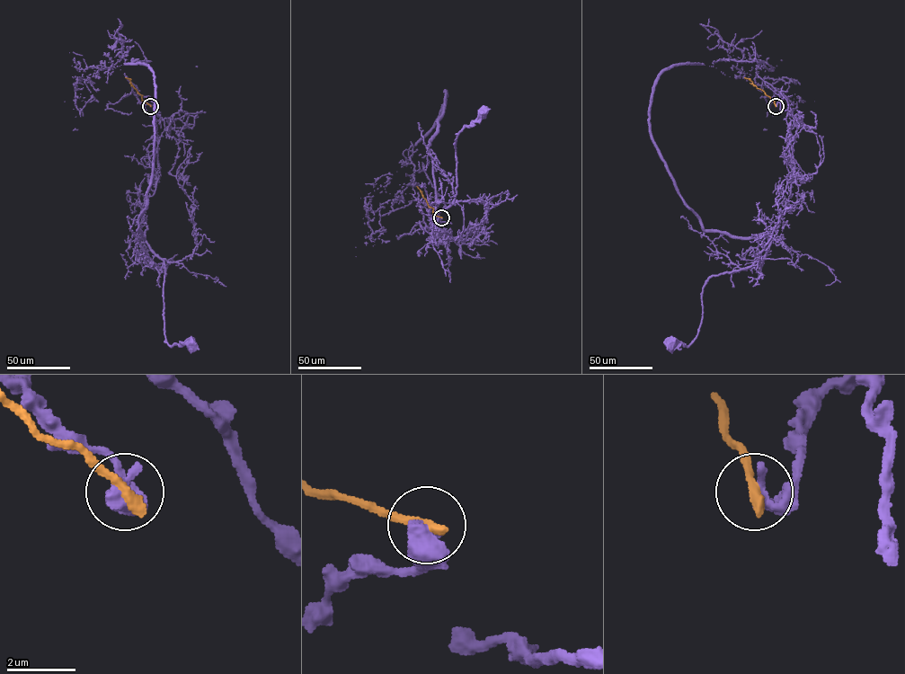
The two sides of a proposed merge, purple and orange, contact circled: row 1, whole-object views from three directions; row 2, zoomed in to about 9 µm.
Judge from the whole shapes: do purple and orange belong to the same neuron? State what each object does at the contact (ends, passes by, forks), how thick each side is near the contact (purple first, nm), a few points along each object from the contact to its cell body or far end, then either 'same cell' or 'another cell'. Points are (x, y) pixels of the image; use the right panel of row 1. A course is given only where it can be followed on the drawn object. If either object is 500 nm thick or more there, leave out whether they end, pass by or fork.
550 nm thick on the purple side, 380 nm on the other; purple runs (776, 105), (765, 82), (815, 134), (817, 172), (758, 235), (763, 256), (709, 278), (696, 338), (670, 343); orange runs (776, 105), (763, 91), (744, 77); another cell

